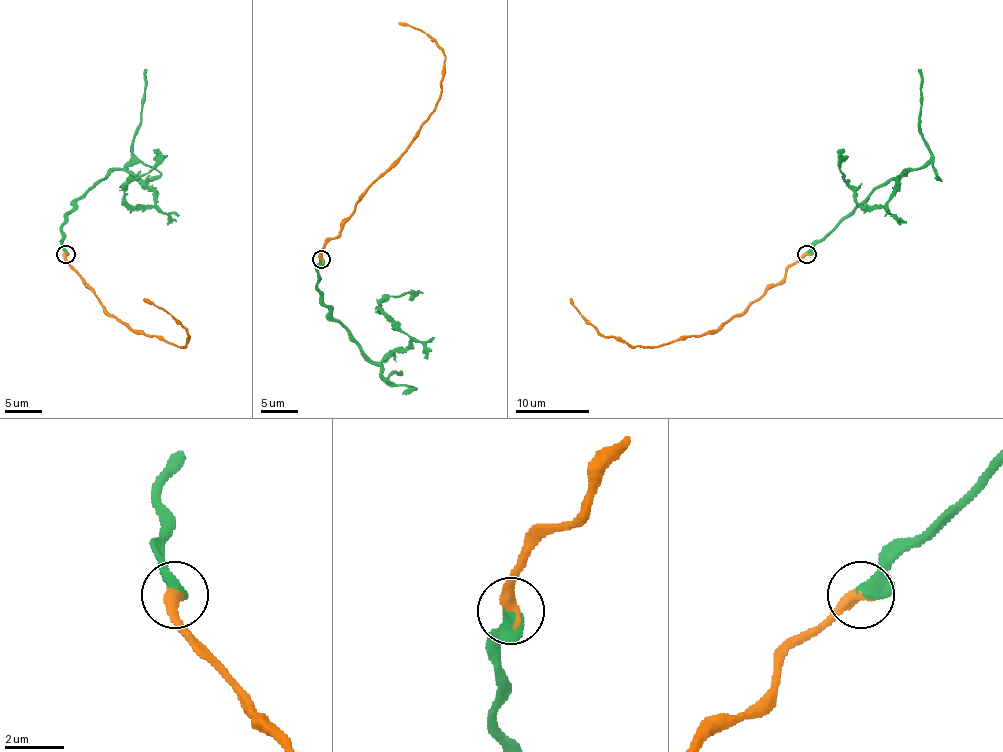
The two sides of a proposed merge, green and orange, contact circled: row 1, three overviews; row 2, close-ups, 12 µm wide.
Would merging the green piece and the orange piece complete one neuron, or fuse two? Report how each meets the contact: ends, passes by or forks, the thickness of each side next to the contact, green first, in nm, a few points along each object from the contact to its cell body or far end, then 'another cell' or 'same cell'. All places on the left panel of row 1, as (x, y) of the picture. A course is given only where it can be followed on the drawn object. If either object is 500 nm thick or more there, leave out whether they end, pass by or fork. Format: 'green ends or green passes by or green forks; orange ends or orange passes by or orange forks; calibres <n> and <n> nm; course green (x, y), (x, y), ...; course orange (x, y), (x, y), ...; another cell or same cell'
calibres 500 and 400 nm; course green (66, 253), (62, 222), (118, 168), (153, 192), (153, 205), (131, 205), (125, 187), (149, 170), (158, 148); course orange (66, 253), (66, 261), (99, 298), (99, 303), (132, 331), (186, 346), (190, 336), (169, 314), (143, 298); same cell

